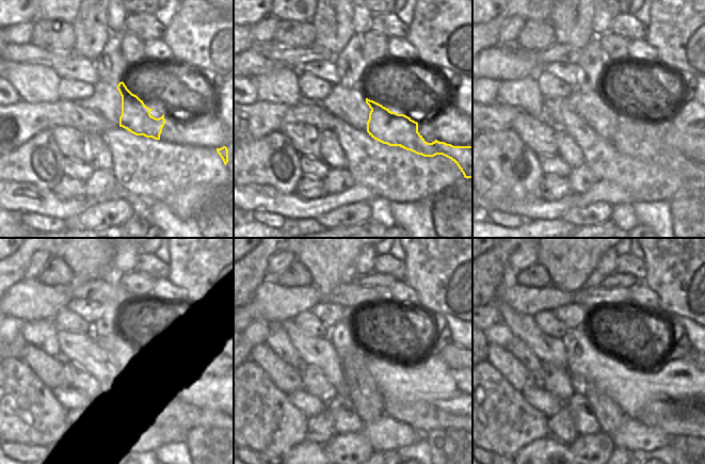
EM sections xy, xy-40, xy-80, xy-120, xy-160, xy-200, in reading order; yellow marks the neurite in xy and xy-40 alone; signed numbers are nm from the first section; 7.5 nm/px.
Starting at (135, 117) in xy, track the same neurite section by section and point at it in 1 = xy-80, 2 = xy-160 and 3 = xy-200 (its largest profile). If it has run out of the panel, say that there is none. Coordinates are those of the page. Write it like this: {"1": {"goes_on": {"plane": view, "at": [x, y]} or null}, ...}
{"1": {"goes_on": {"plane": "xy-80", "at": [636, 136]}}, "2": {"goes_on": {"plane": "xy-160", "at": [422, 417]}}, "3": {"goes_on": {"plane": "xy-200", "at": [674, 427]}}}

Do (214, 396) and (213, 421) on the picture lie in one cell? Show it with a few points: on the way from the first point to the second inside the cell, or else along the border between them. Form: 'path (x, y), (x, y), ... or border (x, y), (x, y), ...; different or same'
border (190, 399), (201, 401), (207, 408), (222, 413); different

